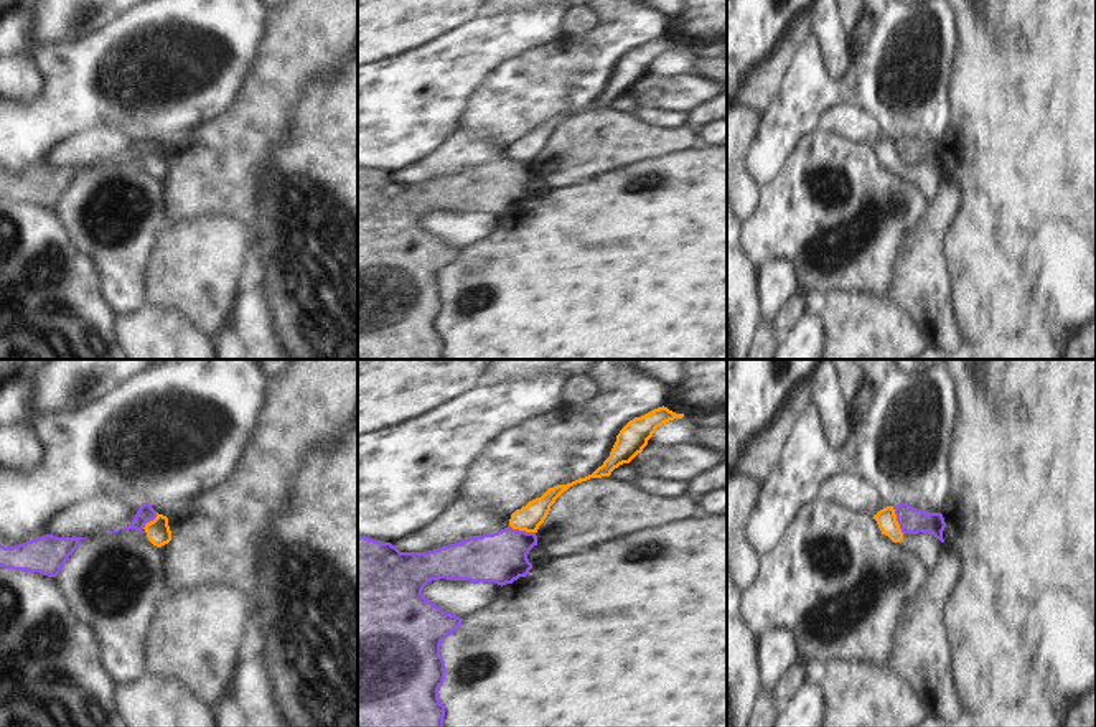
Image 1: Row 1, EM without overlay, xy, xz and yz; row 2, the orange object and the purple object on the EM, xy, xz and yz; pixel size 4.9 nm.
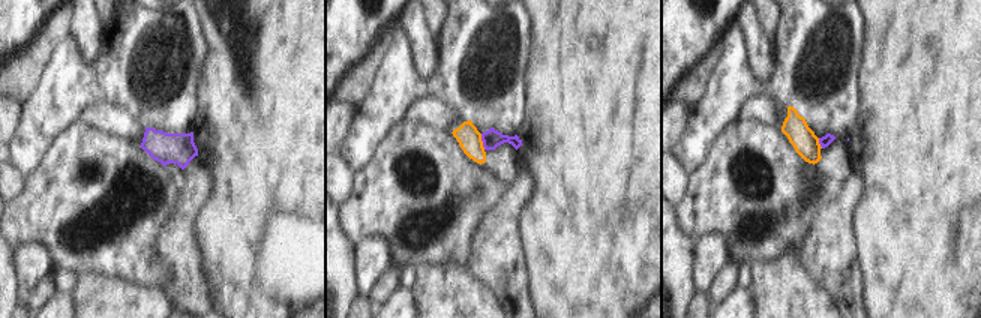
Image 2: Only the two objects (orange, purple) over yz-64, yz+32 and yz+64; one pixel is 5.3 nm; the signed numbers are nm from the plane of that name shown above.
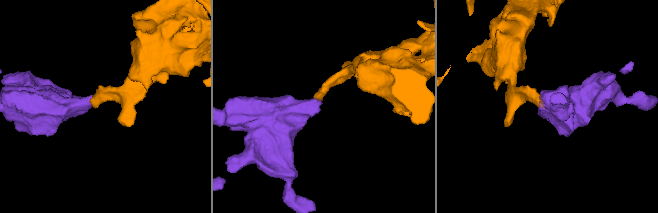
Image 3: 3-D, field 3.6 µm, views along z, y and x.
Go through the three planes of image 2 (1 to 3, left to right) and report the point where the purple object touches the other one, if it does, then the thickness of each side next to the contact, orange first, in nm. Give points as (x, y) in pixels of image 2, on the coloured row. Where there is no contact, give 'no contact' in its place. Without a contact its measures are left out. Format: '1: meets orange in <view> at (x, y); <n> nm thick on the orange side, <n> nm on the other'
1: no contact
2: meets orange in yz+32 at (482, 141); 130 nm thick on the orange side, 100 nm on the other
3: meets orange in yz+64 at (818, 143); 140 nm thick on the orange side, 60 nm on the other

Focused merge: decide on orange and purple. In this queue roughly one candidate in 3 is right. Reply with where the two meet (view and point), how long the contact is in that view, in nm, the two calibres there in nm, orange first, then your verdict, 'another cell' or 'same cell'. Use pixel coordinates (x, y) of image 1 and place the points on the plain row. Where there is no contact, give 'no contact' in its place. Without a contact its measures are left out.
meets orange in yz at (895, 150); contact 150 nm long; 100 nm thick on the orange side, 130 nm on the other; another cell

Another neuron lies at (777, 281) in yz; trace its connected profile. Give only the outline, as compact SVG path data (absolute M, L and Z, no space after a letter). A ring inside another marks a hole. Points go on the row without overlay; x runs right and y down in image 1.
M776 260L760 267L758 300L761 305L761 321L773 323L796 292L801 292L801 284L788 262Z

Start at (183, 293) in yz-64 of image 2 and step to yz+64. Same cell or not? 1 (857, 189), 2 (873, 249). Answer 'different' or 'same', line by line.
1: same
2: different

